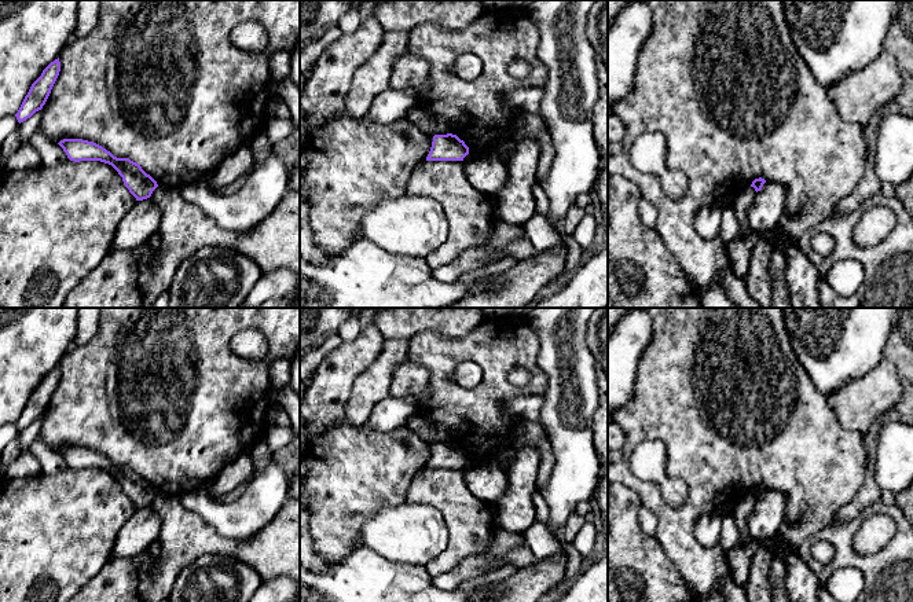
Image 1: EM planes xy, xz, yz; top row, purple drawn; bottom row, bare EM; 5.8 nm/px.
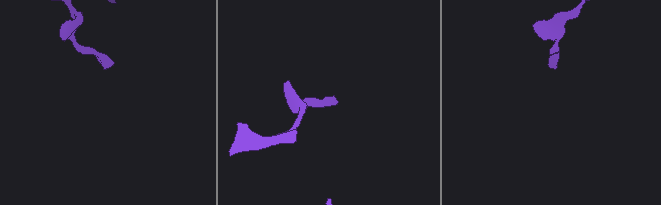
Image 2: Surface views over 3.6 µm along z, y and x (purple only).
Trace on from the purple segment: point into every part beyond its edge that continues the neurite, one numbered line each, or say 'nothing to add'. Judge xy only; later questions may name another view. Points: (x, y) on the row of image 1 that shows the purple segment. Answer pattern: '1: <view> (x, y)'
nothing to add

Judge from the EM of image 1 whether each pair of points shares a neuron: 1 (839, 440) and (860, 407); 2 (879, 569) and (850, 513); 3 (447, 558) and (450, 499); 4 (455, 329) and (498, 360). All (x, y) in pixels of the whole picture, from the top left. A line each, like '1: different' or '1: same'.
1: different
2: different
3: same
4: different

